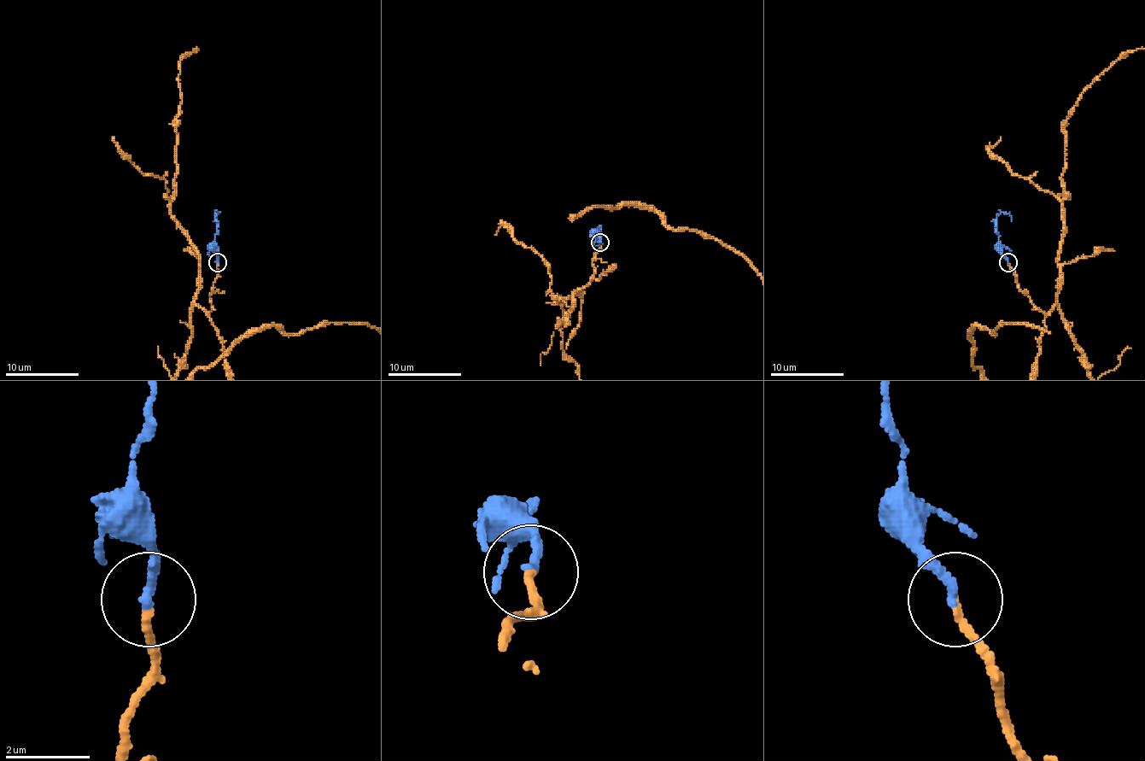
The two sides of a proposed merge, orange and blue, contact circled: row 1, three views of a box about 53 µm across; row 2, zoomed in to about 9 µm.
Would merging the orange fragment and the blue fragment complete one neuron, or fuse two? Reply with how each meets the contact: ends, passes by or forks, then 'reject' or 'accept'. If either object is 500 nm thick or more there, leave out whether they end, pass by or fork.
orange ends; blue ends; accept

